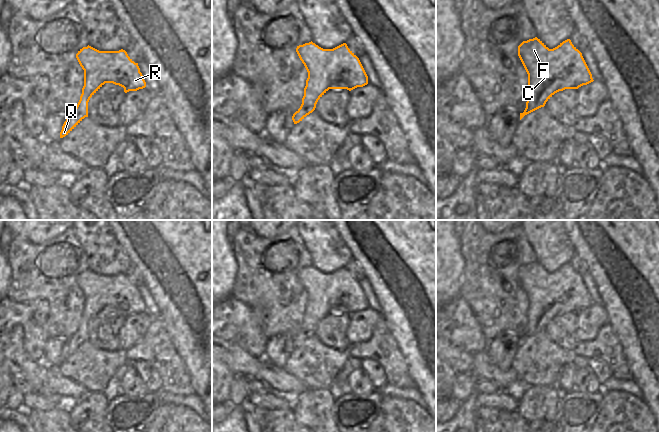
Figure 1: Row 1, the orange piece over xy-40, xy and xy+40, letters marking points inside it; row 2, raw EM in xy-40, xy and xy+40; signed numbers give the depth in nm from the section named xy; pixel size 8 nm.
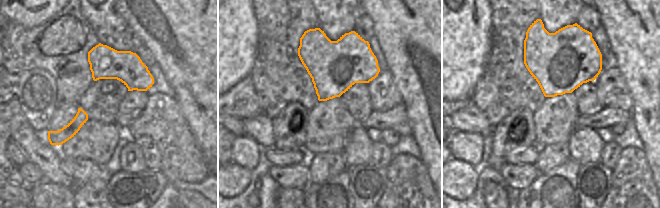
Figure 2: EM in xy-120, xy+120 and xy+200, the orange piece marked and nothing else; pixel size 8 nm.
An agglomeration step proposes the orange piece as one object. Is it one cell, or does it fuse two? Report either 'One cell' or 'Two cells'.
One cell.

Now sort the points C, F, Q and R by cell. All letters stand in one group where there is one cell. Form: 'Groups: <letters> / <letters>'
Groups: C F Q R.

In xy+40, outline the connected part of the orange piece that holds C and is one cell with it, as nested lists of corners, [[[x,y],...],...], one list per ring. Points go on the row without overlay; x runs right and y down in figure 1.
[[[535,261],[518,270],[518,280],[528,298],[528,324],[520,344],[544,331],[555,317],[594,305],[582,277],[570,263],[549,273]]]

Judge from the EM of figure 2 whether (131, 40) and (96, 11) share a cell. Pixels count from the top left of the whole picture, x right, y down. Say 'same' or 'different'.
same

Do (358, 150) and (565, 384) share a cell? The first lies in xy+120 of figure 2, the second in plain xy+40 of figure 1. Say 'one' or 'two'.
one

